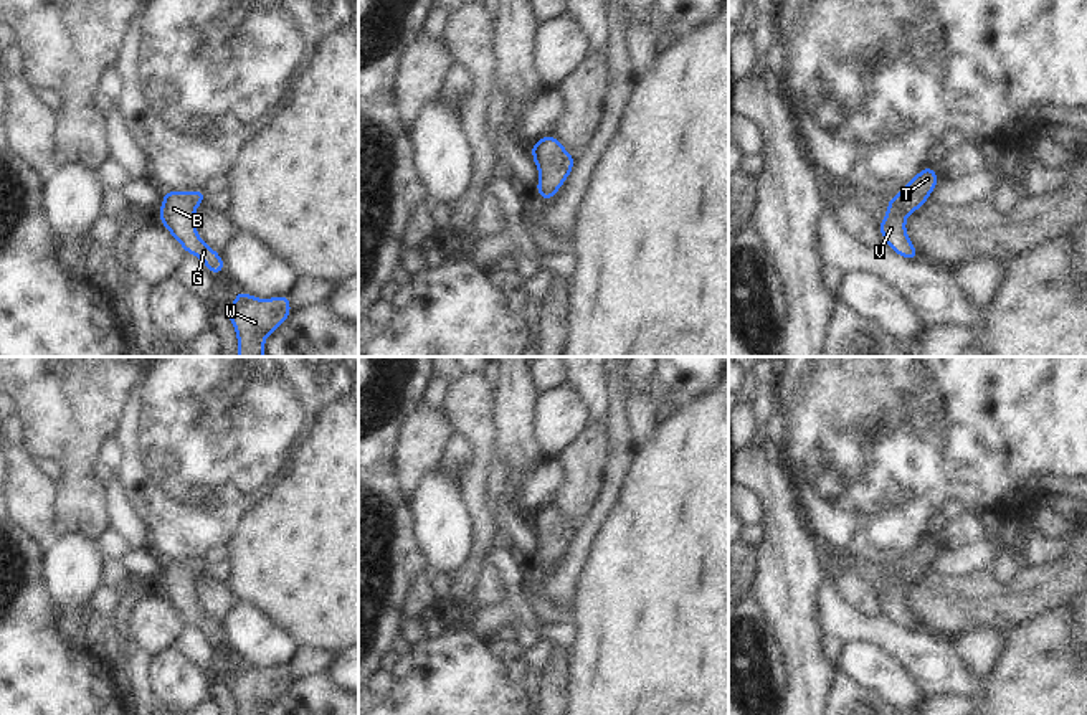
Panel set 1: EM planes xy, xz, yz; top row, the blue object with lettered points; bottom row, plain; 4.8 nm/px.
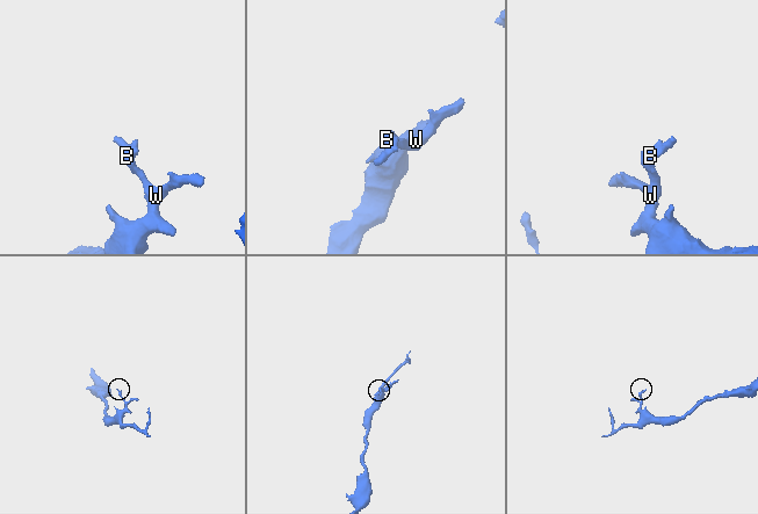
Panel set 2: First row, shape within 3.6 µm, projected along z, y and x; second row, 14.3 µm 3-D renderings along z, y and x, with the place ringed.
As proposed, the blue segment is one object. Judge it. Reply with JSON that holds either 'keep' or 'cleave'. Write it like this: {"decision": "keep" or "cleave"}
{"decision": "keep"}

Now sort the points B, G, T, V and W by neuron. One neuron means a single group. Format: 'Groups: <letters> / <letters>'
Groups: B G T V W.

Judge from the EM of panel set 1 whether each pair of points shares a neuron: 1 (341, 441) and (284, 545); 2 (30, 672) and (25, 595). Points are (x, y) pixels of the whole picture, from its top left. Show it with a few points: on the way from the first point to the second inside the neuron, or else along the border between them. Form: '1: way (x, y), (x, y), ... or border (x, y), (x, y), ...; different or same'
1: way (341, 468), (341, 479), (301, 519); same
2: way (25, 653), (25, 615); same

